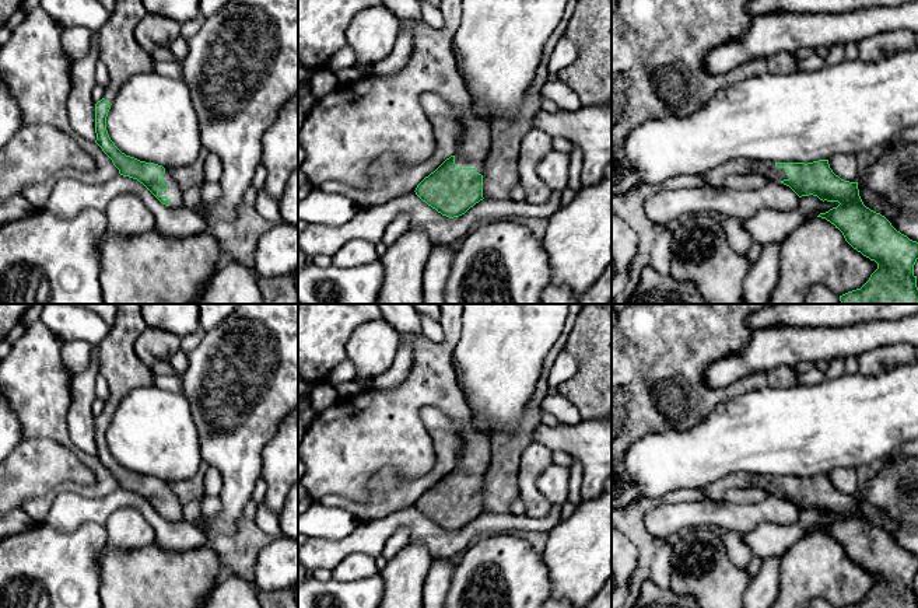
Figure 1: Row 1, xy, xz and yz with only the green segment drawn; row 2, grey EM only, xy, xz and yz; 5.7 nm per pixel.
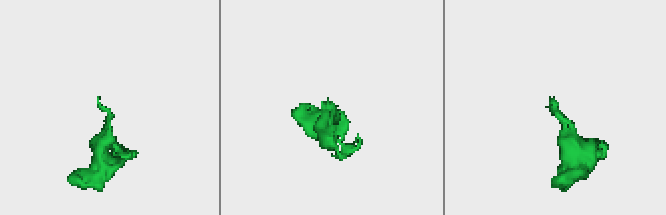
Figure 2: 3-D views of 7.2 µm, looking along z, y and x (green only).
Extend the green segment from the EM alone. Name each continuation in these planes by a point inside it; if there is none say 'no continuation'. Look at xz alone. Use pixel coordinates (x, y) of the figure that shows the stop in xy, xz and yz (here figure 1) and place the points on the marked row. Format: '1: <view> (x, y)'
1: xz (349, 132)

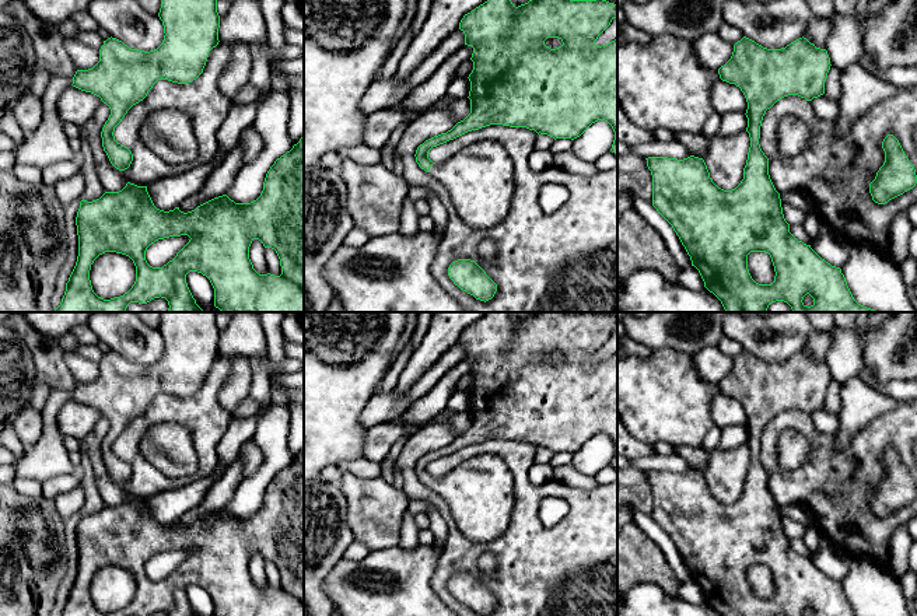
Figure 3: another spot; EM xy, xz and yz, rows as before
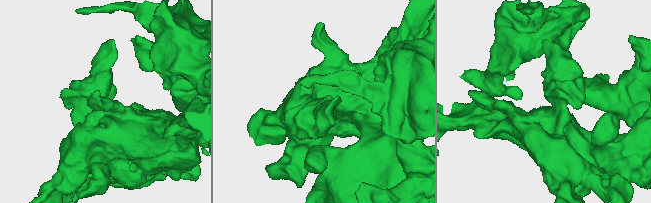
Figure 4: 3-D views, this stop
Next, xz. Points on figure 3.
1: xz (479, 178)

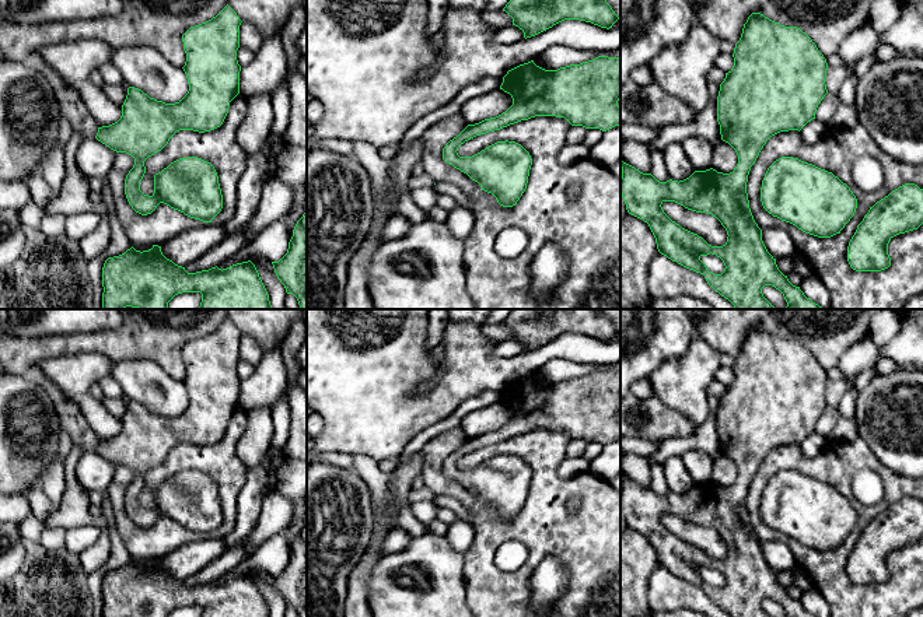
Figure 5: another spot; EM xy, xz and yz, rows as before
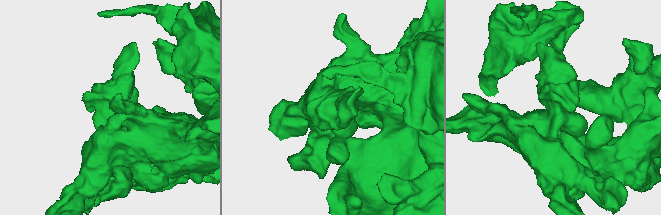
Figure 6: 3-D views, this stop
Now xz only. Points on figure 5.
no continuation

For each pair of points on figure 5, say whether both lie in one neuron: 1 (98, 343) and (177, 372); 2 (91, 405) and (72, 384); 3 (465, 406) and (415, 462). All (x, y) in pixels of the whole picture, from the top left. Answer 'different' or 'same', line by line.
1: same
2: same
3: different

